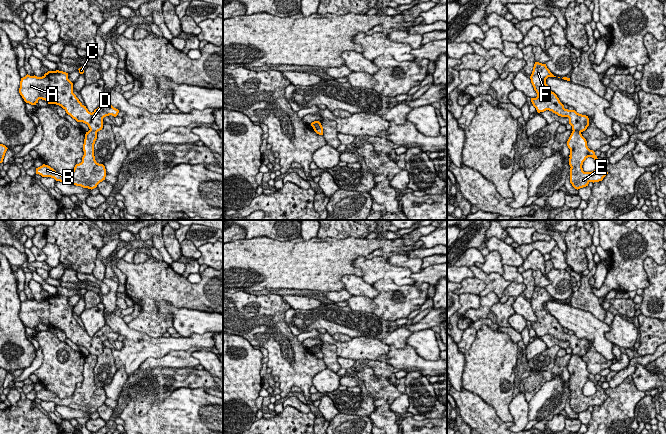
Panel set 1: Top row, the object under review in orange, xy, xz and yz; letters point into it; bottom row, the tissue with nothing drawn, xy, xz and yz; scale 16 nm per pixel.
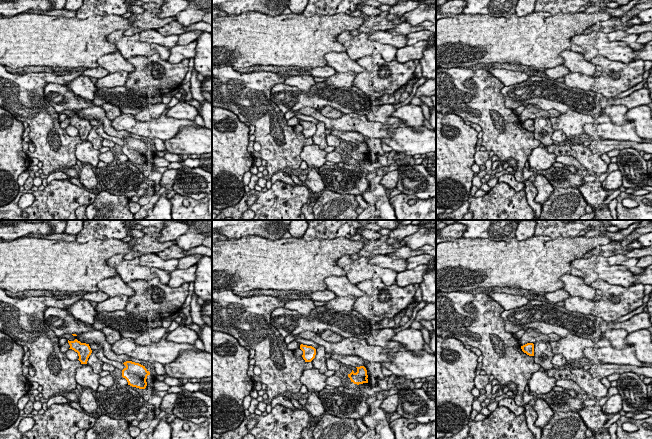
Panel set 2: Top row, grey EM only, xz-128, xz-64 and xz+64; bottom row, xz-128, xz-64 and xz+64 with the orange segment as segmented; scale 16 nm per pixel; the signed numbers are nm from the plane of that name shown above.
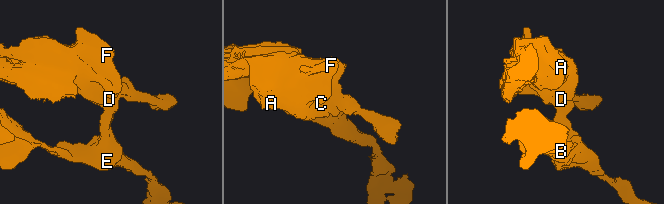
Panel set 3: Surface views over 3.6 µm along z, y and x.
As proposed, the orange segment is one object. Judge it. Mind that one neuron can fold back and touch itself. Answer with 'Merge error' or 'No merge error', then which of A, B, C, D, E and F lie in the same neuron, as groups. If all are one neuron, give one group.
Merge error. Groups: A C D F / B E

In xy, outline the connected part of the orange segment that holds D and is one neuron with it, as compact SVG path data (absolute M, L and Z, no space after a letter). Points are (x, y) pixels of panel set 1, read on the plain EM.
M59 294L48 295L42 301L27 298L21 302L19 317L31 329L36 329L42 323L48 328L61 330L73 343L87 348L95 356L102 354L104 341L116 341L119 337L108 325L89 336L73 317L73 307L68 303L68 297Z

